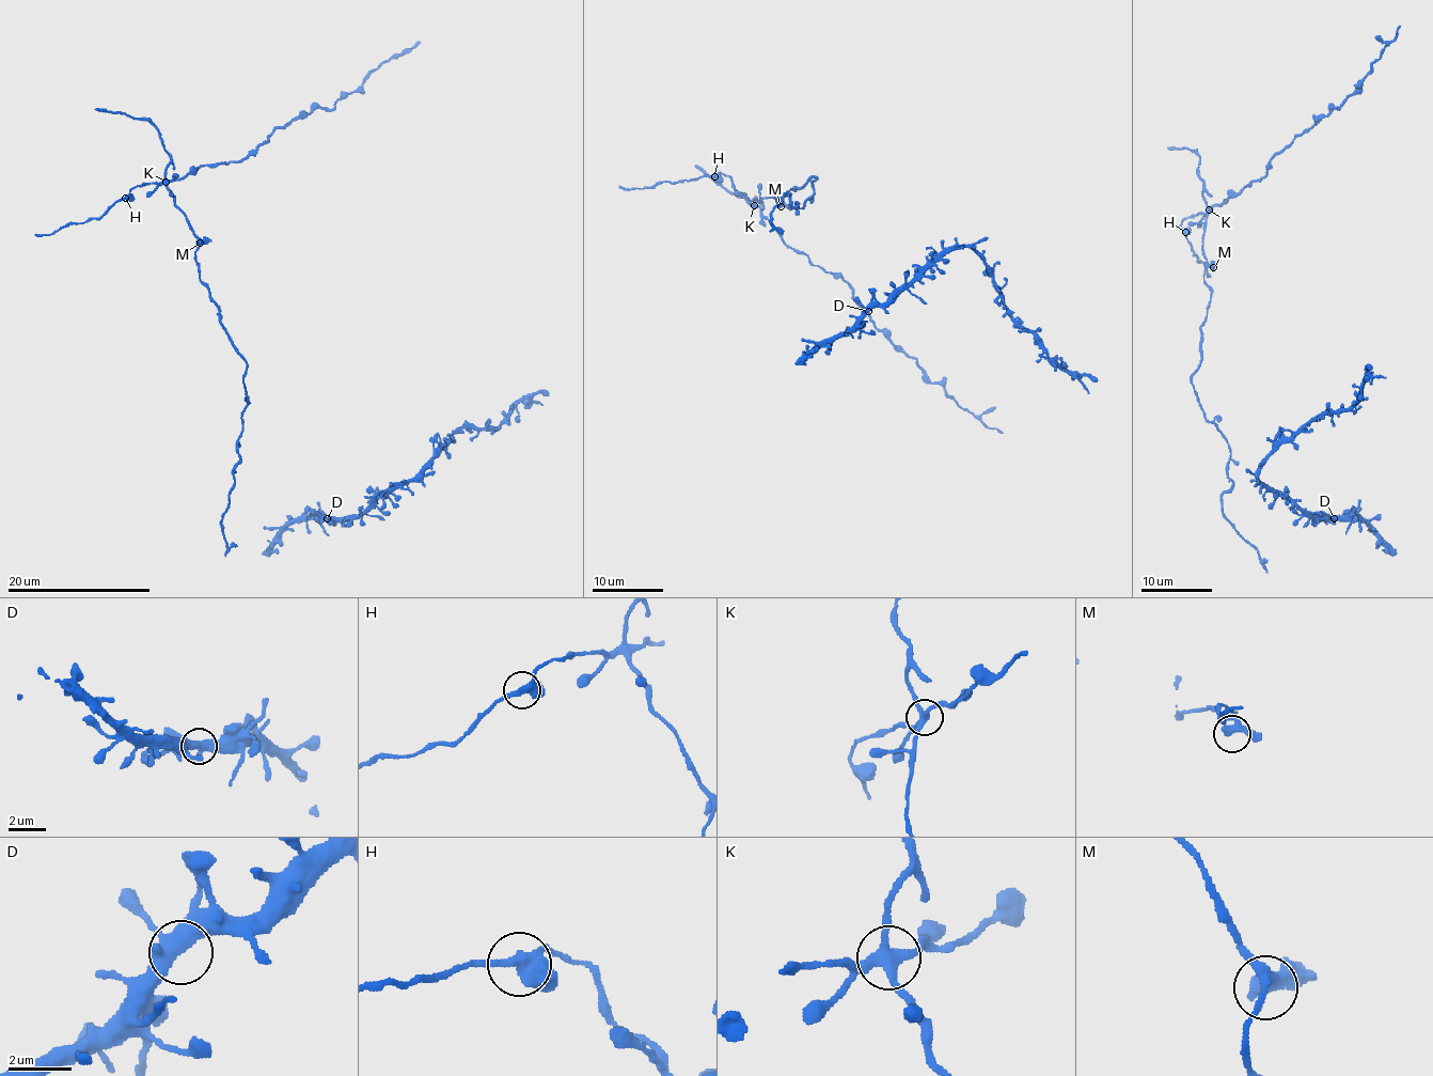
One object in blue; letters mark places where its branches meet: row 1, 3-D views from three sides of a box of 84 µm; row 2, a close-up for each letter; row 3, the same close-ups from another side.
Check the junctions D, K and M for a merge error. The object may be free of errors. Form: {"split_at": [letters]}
{"split_at": ["K"]}

